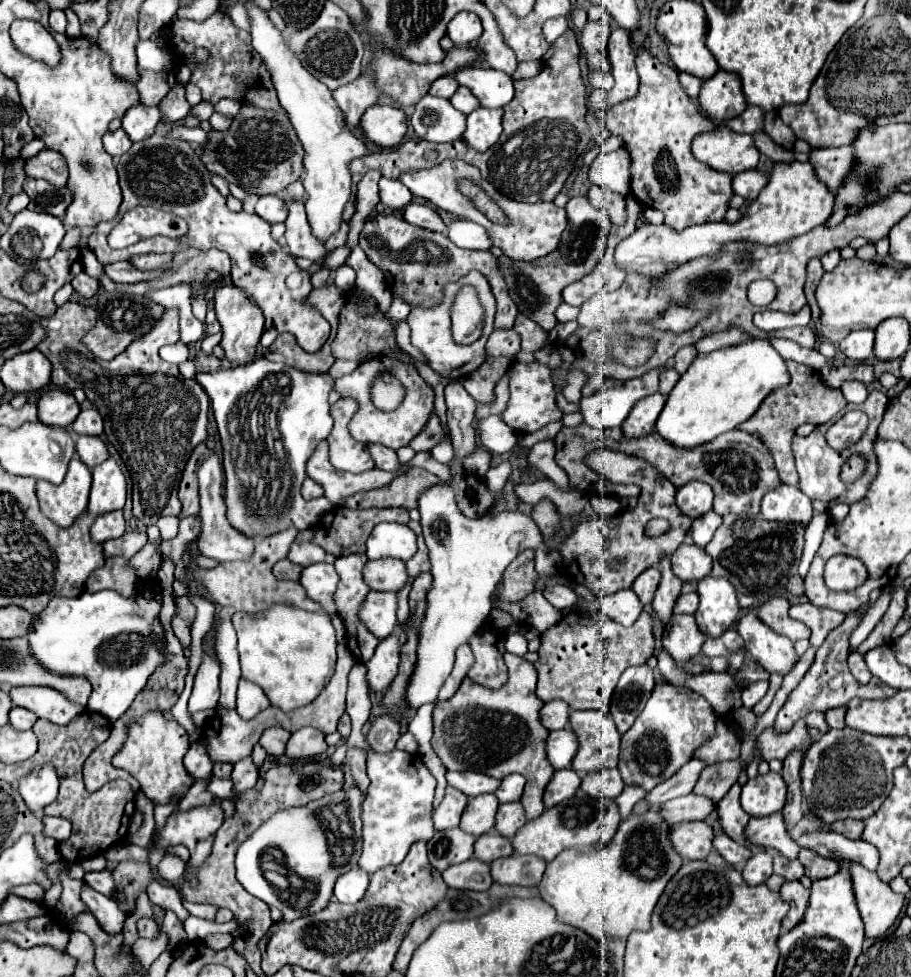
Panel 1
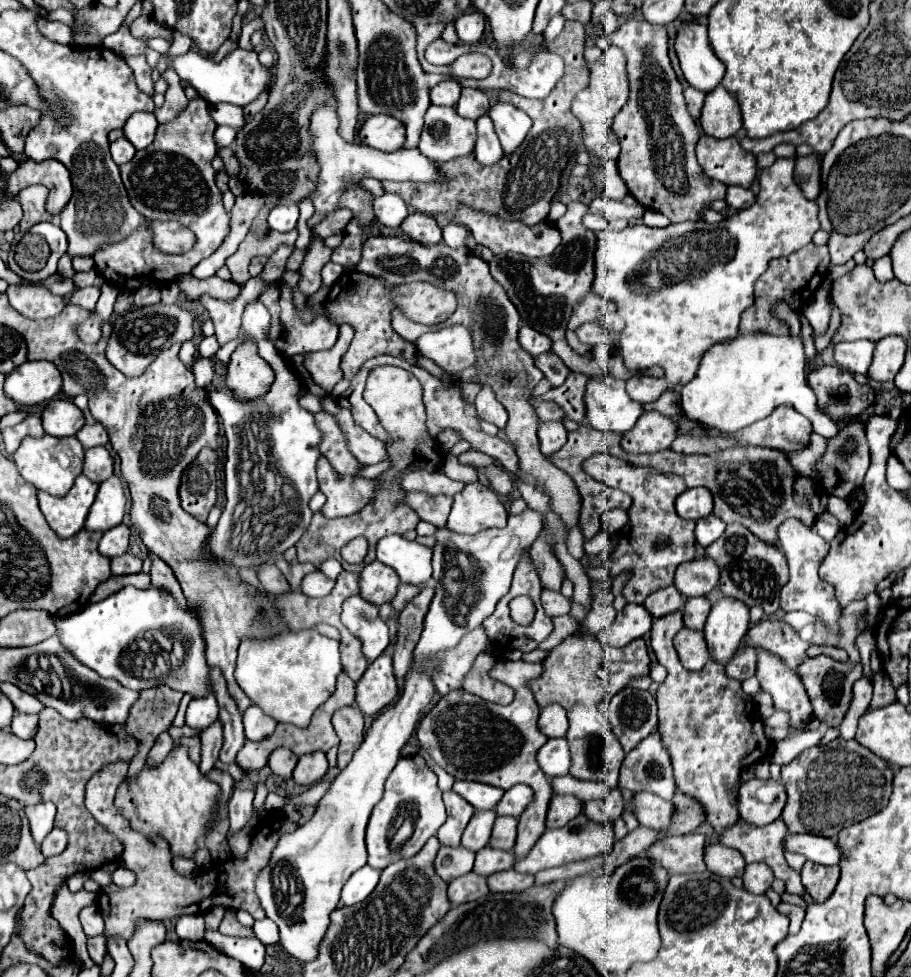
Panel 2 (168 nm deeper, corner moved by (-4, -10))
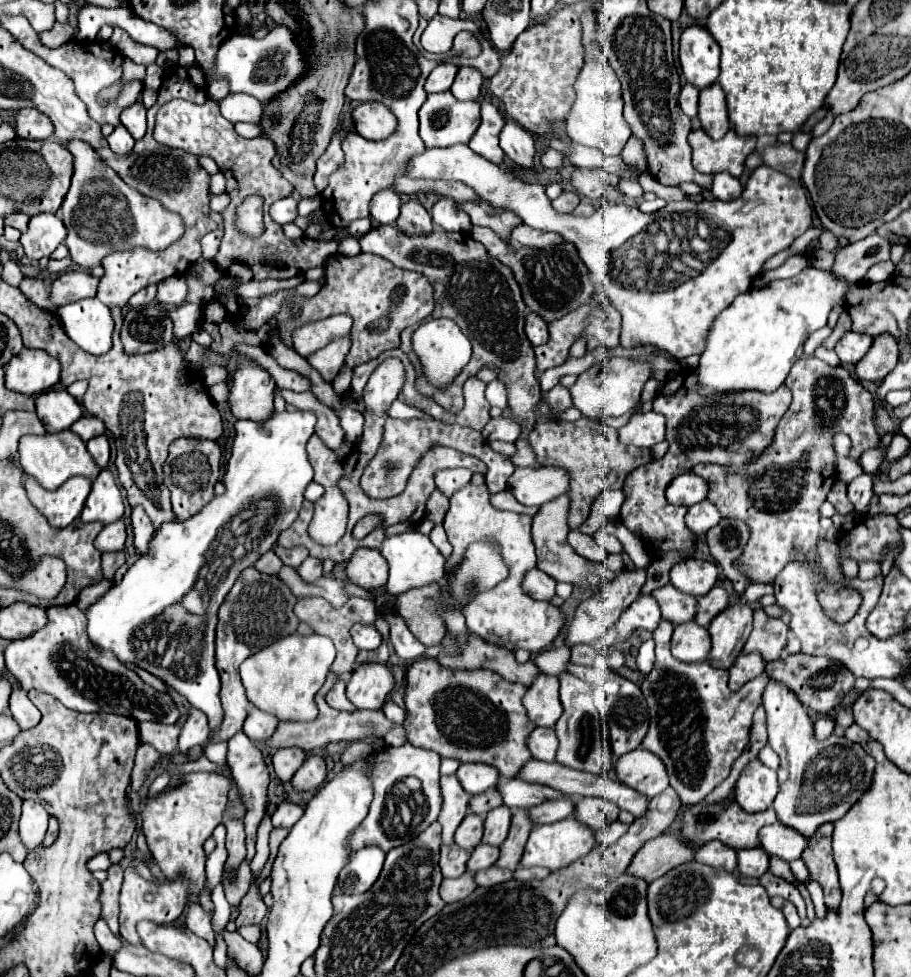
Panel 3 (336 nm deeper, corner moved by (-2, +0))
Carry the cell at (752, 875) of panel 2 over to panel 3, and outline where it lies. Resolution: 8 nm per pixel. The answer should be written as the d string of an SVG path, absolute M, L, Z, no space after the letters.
M760 848L740 850L738 852L738 872L742 876L760 878L762 874L768 872L768 860L770 860L770 856Z

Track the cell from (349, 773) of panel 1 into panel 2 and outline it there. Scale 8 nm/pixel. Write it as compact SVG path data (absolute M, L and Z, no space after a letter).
M342 706L334 712L332 724L340 738L338 768L342 770L352 760L352 754L364 740L364 716L356 706Z

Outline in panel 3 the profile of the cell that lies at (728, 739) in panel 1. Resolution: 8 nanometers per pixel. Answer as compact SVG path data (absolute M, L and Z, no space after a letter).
M662 620L654 630L656 664L642 682L642 692L650 710L650 730L642 740L642 748L660 756L666 764L670 786L678 792L684 806L700 804L718 784L722 784L734 760L750 742L752 716L762 700L766 674L732 692L728 688L728 672L716 670L708 662L682 662L670 652L672 622Z

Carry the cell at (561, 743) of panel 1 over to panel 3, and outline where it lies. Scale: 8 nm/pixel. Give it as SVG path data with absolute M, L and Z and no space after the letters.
M536 728L528 738L528 748L536 760L552 762L558 750L558 736L554 728Z

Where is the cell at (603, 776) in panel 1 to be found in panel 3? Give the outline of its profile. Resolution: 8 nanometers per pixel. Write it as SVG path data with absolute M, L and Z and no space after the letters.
M598 796L590 798L578 798L576 800L576 818L590 826L592 830L602 830L606 824L614 822L618 818L618 806L614 802L608 802Z

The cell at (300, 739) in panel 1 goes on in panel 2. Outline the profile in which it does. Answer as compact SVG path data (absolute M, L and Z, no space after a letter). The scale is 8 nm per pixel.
M312 752L312 754L300 756L298 766L294 770L294 780L300 786L312 786L324 778L326 770L328 770L326 754L324 752Z

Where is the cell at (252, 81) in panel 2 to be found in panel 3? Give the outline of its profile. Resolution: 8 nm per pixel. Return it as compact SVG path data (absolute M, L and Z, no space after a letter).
M276 26L266 38L256 40L254 36L230 36L218 50L214 66L208 74L210 82L220 82L222 78L228 80L230 92L242 92L258 98L260 102L268 102L274 94L286 90L294 78L300 74L302 64L302 50L294 46L294 38L290 38L290 30Z

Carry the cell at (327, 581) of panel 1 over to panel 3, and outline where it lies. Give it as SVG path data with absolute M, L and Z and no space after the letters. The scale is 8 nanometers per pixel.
M306 558L302 562L302 566L298 568L298 574L306 580L306 582L316 582L318 578L322 578L322 560L318 558Z

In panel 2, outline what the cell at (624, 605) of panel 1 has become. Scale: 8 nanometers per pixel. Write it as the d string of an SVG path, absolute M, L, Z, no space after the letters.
M626 604L622 612L618 612L616 622L598 636L598 642L604 648L622 648L636 638L642 638L652 628L650 612L640 604Z

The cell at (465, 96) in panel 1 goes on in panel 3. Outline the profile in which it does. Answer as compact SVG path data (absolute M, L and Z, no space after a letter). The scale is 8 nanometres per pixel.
M460 68L450 92L456 100L478 100L482 88L482 74L476 68Z

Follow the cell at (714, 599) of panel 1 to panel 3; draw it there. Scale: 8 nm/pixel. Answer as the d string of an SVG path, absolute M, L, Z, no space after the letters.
M730 604L720 614L712 618L708 624L708 632L712 638L712 648L708 652L706 662L714 668L728 670L752 630L752 608L750 604Z

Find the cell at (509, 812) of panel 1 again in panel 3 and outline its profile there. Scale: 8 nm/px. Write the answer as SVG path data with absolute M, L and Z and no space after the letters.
M498 806L494 810L490 810L486 814L484 820L484 844L492 844L492 846L500 846L502 840L506 840L508 830L510 830L510 818L512 812L508 806Z

